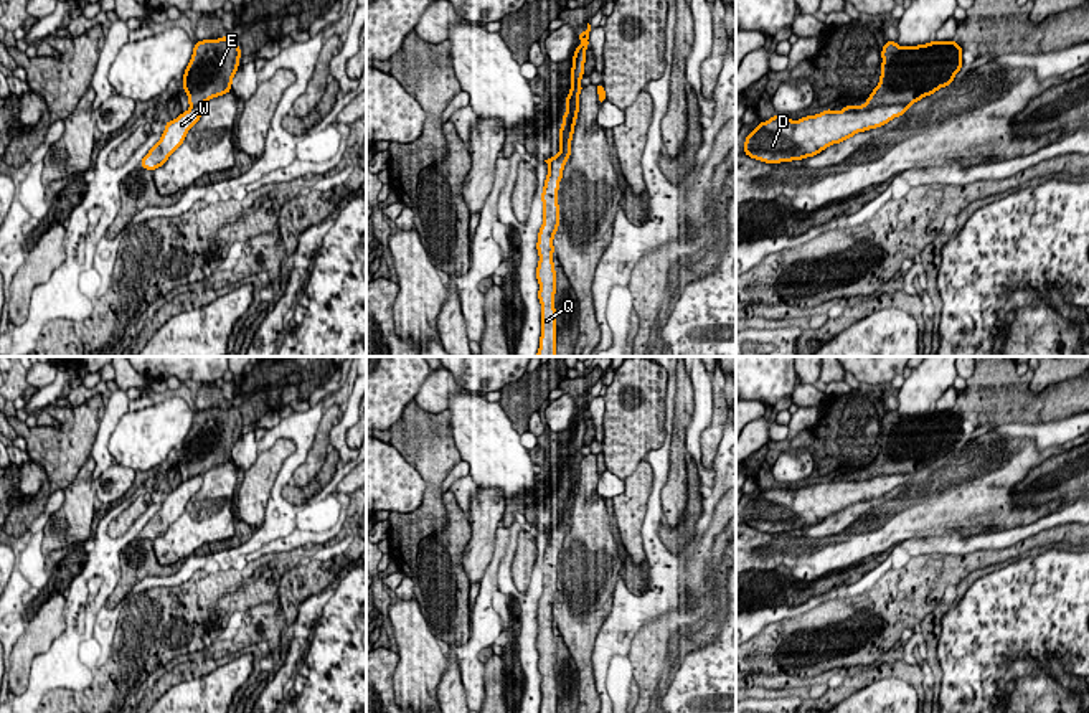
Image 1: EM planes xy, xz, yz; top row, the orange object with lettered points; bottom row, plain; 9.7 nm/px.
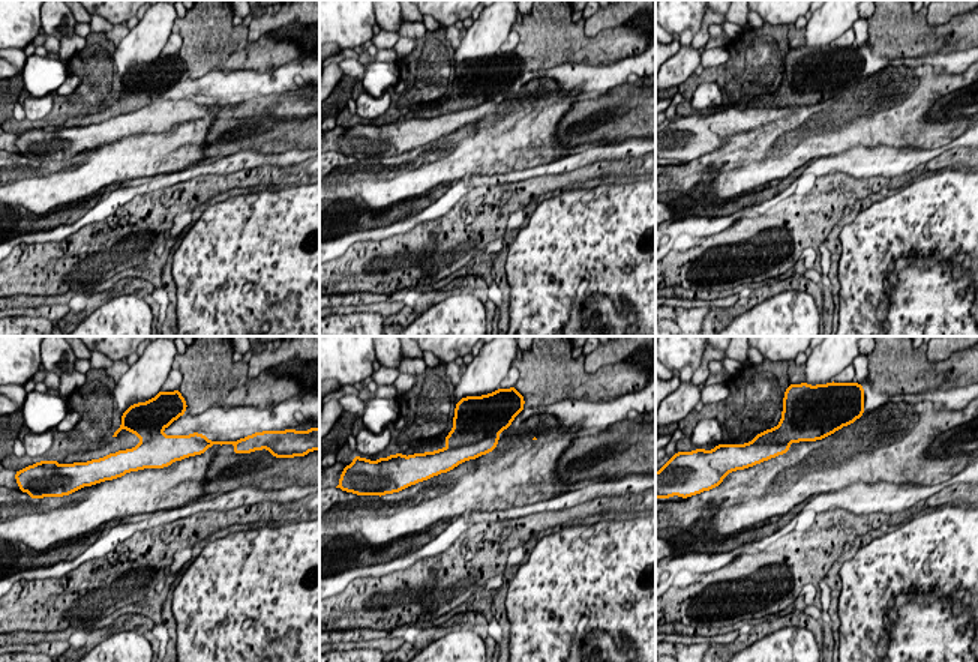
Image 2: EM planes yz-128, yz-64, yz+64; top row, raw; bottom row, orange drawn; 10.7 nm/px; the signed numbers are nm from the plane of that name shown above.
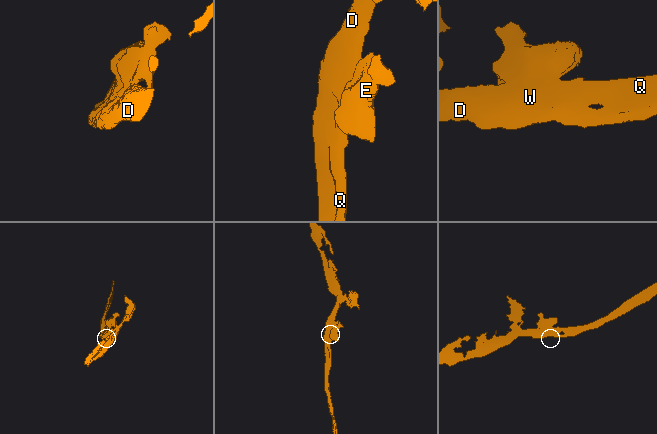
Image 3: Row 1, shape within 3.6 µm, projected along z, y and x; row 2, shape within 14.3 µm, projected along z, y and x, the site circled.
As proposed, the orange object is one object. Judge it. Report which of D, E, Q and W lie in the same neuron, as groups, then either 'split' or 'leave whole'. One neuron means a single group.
groups D Q W / E; split

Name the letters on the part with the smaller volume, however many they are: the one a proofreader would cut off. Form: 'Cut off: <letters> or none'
Cut off: E

